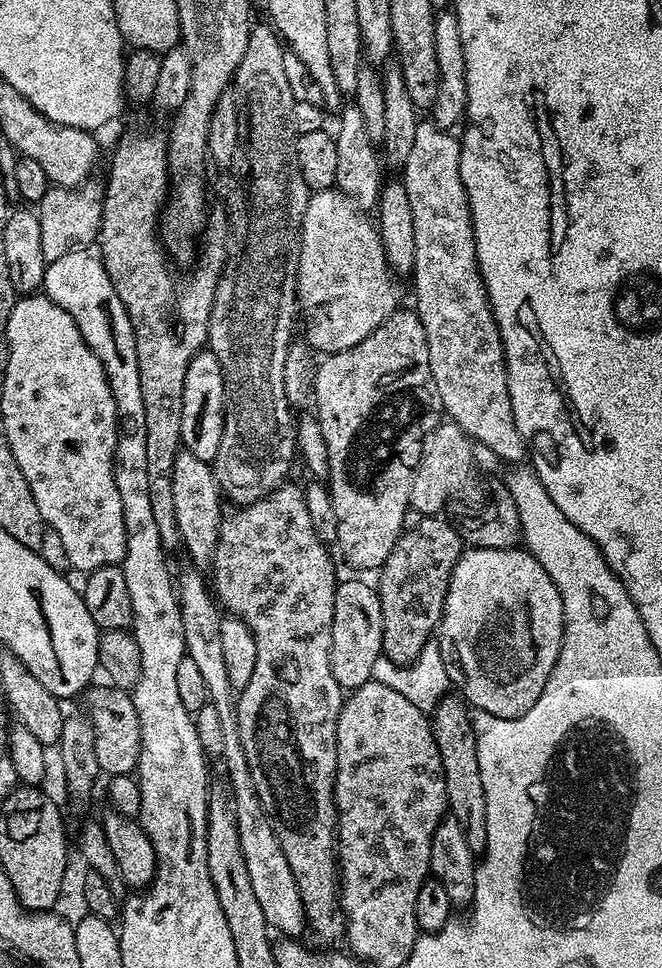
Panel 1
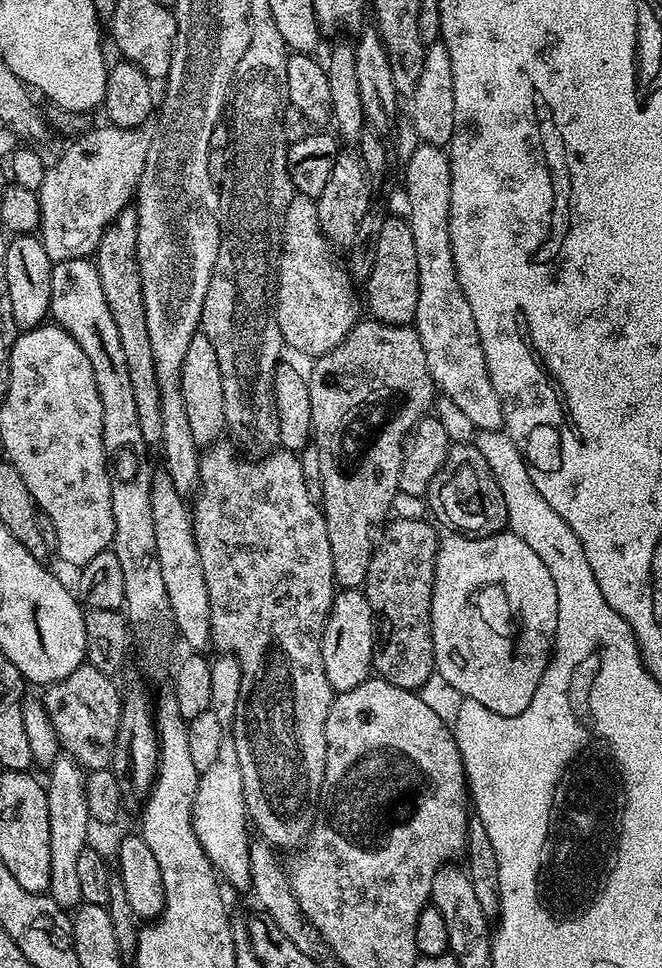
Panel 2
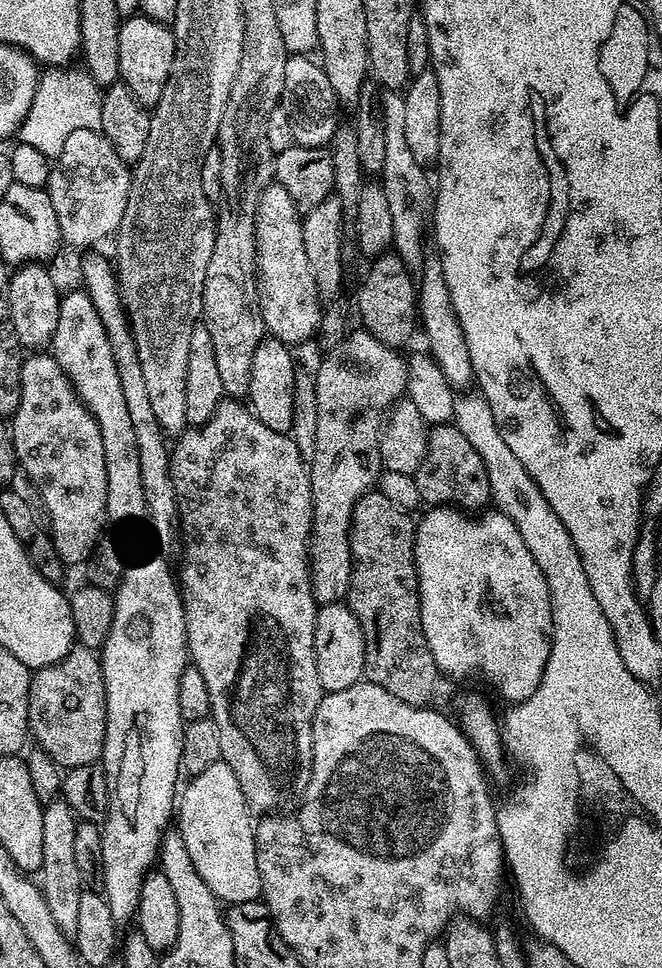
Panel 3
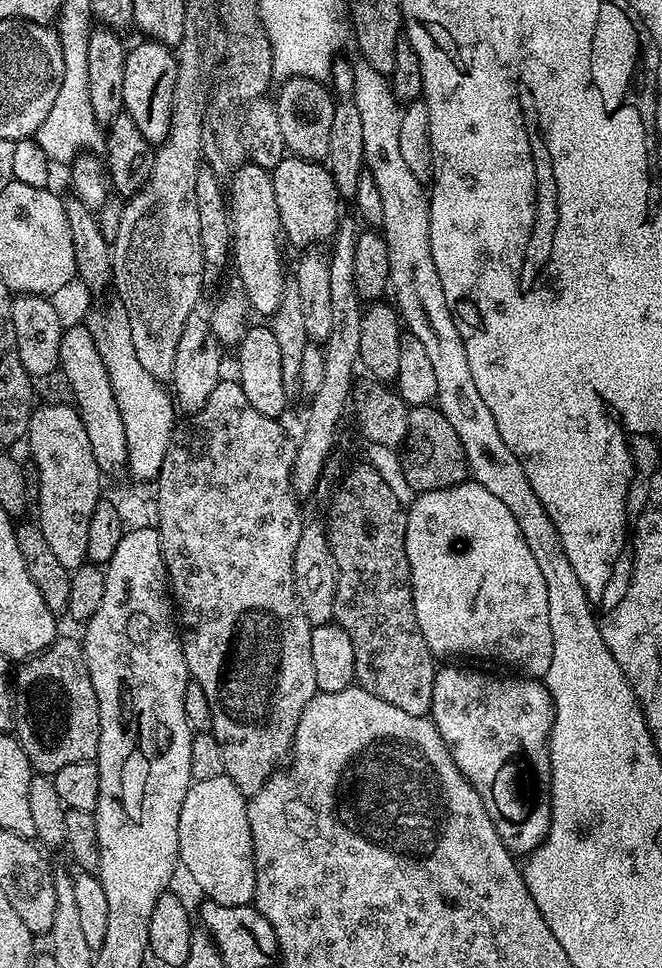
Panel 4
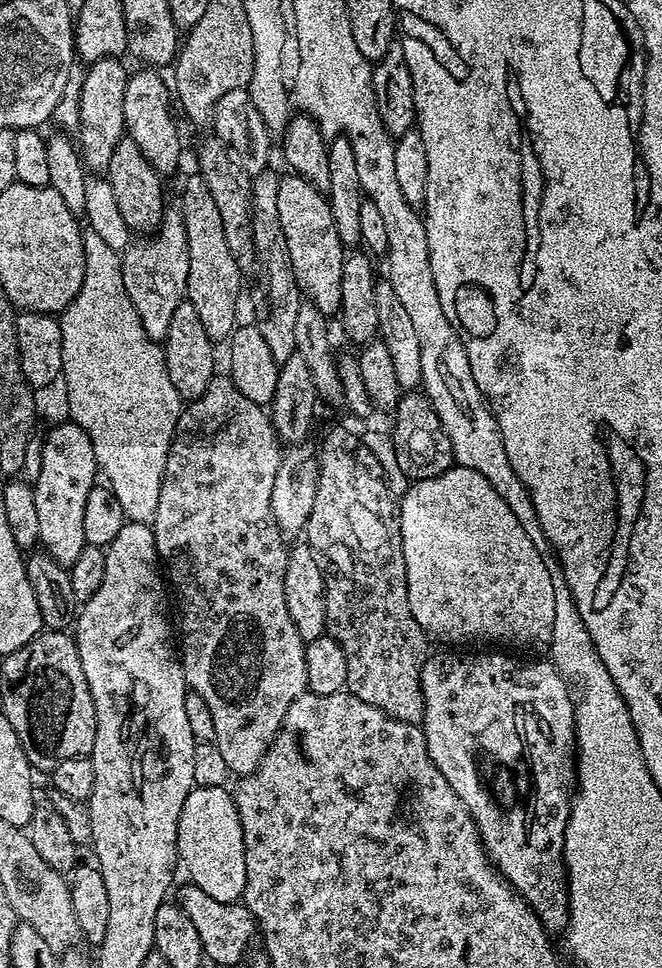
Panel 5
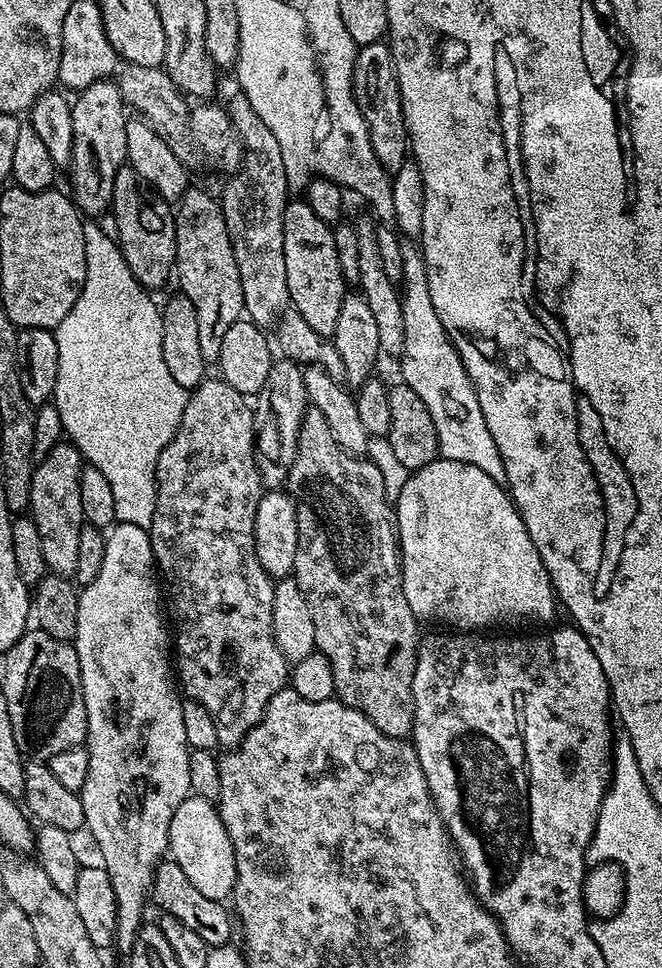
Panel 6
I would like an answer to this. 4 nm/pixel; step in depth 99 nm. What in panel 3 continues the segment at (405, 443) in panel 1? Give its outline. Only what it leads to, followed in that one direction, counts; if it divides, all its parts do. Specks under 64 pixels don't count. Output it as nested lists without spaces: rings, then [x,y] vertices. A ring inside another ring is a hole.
[[[363,330],[349,331],[348,335],[336,348],[327,349],[324,361],[320,364],[320,369],[315,369],[316,393],[318,394],[318,434],[314,434],[314,458],[310,462],[310,475],[312,477],[312,539],[308,546],[310,557],[310,567],[312,569],[312,593],[317,605],[338,604],[347,597],[350,590],[350,578],[352,577],[352,515],[354,506],[366,493],[373,491],[379,485],[382,475],[382,465],[380,463],[380,437],[382,435],[382,416],[380,412],[387,413],[407,393],[408,391],[408,361],[397,351],[397,349],[386,346],[374,338],[374,334]]]

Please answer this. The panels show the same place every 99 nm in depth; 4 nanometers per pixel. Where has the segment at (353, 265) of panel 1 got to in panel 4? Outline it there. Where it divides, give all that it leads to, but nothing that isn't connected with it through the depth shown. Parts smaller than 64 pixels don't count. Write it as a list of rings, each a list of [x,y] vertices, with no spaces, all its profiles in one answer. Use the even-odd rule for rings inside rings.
[[[245,162],[236,169],[231,180],[232,188],[230,184],[226,196],[232,222],[230,256],[233,261],[236,259],[236,276],[249,309],[260,315],[257,317],[270,318],[282,307],[280,299],[284,296],[284,256],[280,253],[282,229],[272,173],[262,166]]]

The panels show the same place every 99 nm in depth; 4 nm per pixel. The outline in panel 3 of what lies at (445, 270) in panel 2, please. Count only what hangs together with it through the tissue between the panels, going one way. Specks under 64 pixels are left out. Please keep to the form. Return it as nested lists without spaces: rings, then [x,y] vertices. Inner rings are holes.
[[[436,254],[425,255],[418,272],[418,320],[422,325],[422,332],[424,328],[425,338],[428,339],[427,351],[438,362],[442,374],[446,374],[446,378],[454,386],[471,385],[473,378],[470,350],[466,348],[466,338],[450,302],[450,294],[442,274],[442,262]]]

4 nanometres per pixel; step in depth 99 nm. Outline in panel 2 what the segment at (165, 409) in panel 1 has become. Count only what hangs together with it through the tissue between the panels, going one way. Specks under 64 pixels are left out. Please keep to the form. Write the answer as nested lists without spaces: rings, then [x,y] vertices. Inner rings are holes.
[[[135,207],[123,208],[109,222],[102,234],[94,253],[94,263],[98,270],[98,278],[102,282],[102,294],[106,294],[106,302],[110,305],[110,314],[114,314],[114,323],[118,325],[118,334],[122,334],[122,351],[126,353],[126,370],[130,370],[130,387],[134,389],[134,402],[138,406],[138,426],[142,426],[142,434],[150,446],[159,445],[162,438],[162,402],[158,390],[158,378],[154,370],[154,354],[150,354],[150,334],[146,334],[146,314],[142,306],[142,286],[136,265],[136,231],[138,218]]]

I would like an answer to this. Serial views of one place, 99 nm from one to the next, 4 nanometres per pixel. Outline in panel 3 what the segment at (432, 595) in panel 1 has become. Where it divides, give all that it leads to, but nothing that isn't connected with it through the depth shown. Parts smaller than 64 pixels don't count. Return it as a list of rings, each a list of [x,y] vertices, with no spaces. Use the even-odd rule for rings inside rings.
[[[379,490],[368,492],[360,498],[352,515],[352,577],[346,603],[350,610],[354,610],[366,638],[364,674],[367,683],[390,690],[394,698],[402,698],[402,702],[410,706],[423,708],[433,703],[438,669],[422,630],[420,587],[414,558],[417,521],[411,518],[407,511],[390,502]]]

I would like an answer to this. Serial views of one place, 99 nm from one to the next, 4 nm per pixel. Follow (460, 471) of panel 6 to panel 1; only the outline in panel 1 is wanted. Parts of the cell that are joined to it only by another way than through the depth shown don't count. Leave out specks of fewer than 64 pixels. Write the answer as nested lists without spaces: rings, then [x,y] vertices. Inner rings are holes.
[[[523,547],[473,548],[461,552],[452,571],[450,586],[446,590],[444,613],[438,625],[438,643],[451,687],[473,709],[496,716],[500,720],[513,720],[534,702],[558,662],[564,637],[564,611],[558,586],[542,570],[542,566]]]

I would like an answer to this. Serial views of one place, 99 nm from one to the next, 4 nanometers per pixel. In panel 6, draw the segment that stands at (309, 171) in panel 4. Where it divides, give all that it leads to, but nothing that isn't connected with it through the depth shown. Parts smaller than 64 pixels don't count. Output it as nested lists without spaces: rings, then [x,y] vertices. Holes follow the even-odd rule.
[[[289,199],[284,211],[284,253],[286,254],[286,286],[291,307],[315,332],[325,338],[334,334],[334,326],[338,326],[338,314],[342,310],[342,298],[346,291],[346,281],[342,274],[342,266],[338,262],[338,246],[334,242],[333,225],[327,224],[314,210],[310,210],[307,199]]]

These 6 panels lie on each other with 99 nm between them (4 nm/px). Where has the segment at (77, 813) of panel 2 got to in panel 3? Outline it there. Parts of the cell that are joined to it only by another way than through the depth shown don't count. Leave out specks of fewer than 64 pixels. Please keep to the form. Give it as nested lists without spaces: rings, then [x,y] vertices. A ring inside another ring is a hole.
[[[55,798],[44,804],[42,866],[38,873],[38,883],[46,898],[46,906],[50,906],[54,922],[58,922],[58,926],[70,938],[75,937],[78,930],[78,906],[86,890],[74,858],[74,830],[77,823],[75,814],[62,798]]]

